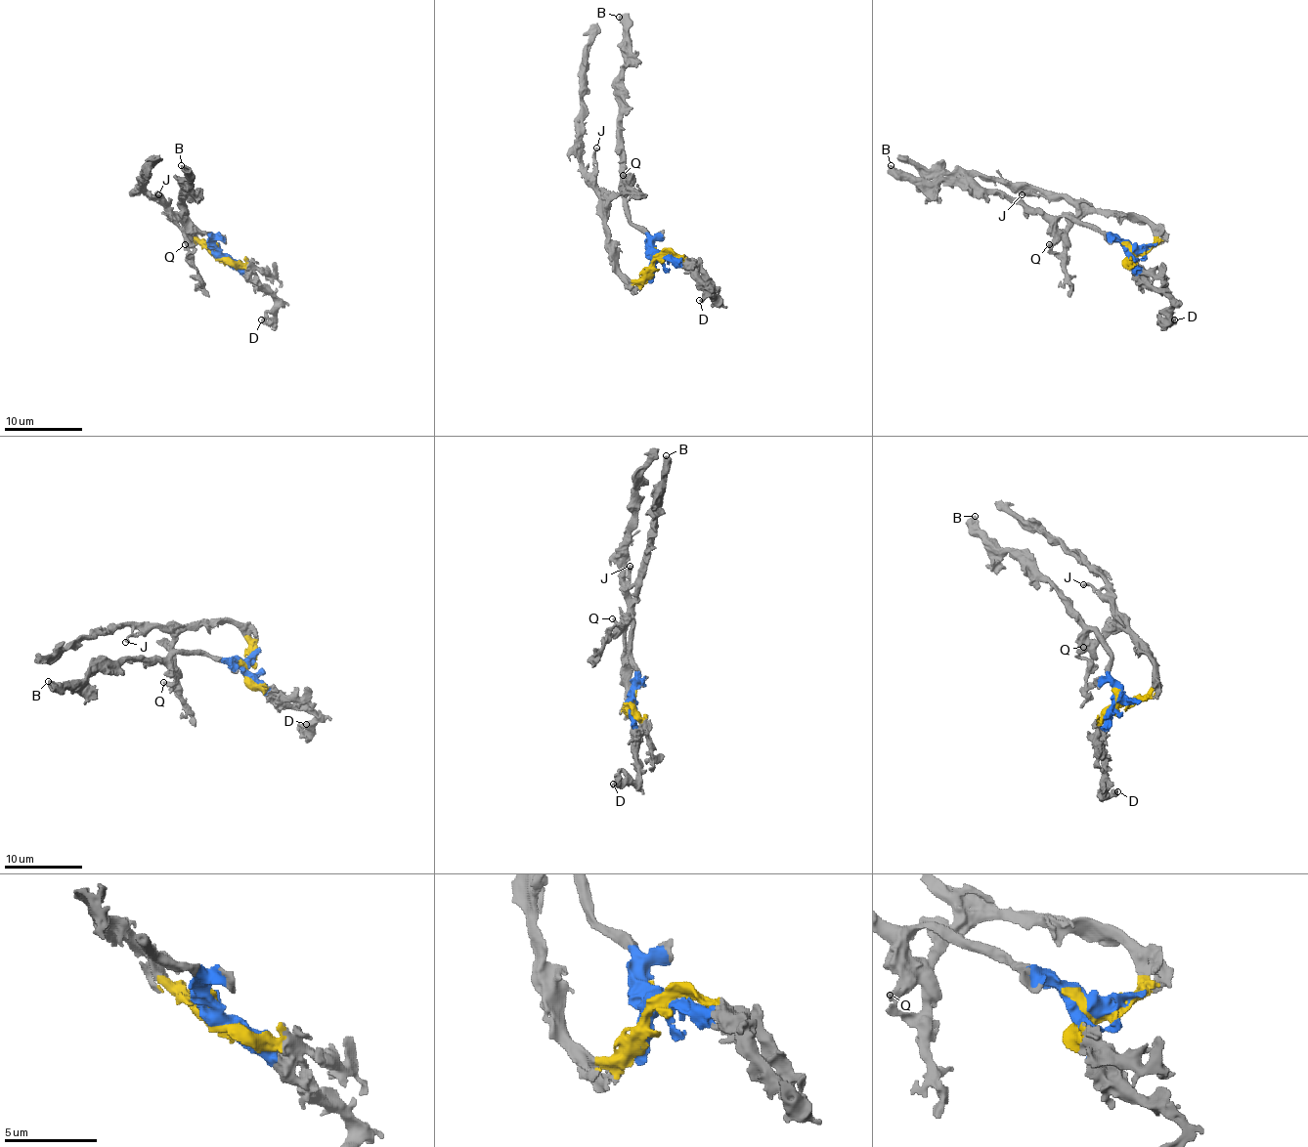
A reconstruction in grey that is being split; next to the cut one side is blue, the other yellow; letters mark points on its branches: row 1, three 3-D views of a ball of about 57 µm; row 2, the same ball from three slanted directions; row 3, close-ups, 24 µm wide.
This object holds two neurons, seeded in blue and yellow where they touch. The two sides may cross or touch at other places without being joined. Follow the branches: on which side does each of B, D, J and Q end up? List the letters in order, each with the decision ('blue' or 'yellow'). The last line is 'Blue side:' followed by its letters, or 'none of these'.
B: blue
D: blue
J: yellow
Q: blue
Blue side: B, D, Q

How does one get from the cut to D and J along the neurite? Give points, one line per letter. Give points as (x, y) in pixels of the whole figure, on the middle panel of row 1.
D: (655, 261), (661, 257), (676, 259), (713, 296), (699, 300)
J: (655, 261), (637, 280), (630, 280), (618, 269), (606, 226), (606, 203), (596, 190), (592, 164), (596, 147)

